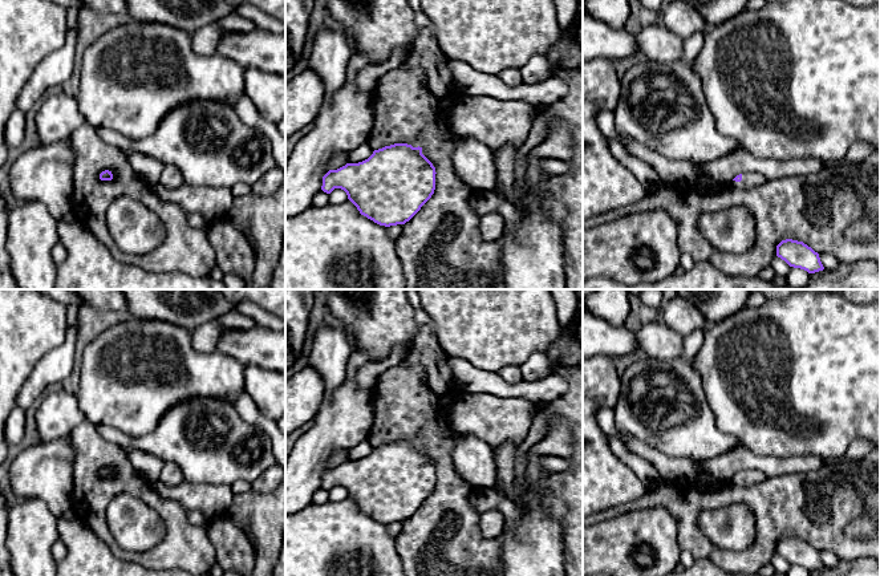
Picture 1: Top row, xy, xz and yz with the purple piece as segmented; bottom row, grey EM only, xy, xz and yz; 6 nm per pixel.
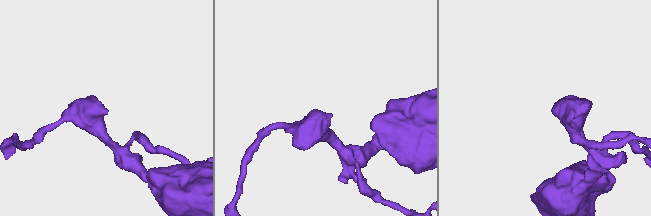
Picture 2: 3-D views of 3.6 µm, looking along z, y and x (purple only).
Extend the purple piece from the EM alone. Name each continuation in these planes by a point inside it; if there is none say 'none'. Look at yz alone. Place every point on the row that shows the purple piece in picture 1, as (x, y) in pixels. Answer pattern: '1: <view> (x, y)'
1: yz (750, 179)

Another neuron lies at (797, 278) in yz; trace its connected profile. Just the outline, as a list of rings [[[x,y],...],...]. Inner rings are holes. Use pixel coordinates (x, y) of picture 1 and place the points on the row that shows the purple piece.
[[[790,267],[786,280],[792,289],[802,289],[810,283],[810,273],[804,269]]]

